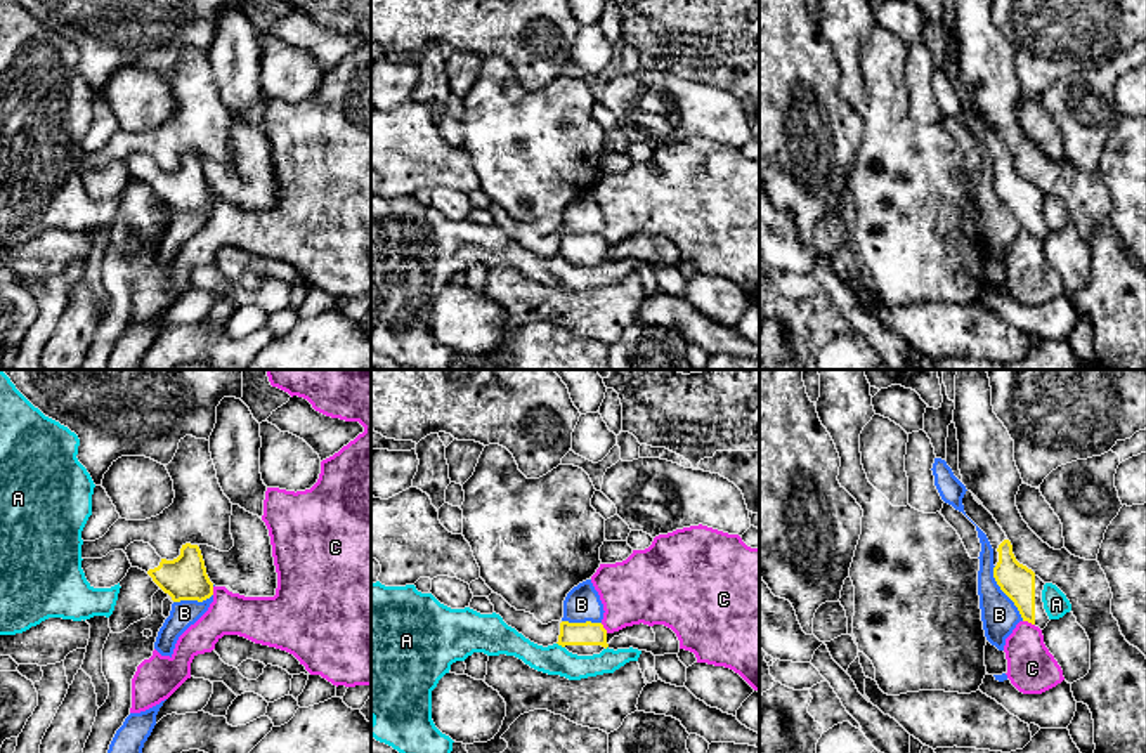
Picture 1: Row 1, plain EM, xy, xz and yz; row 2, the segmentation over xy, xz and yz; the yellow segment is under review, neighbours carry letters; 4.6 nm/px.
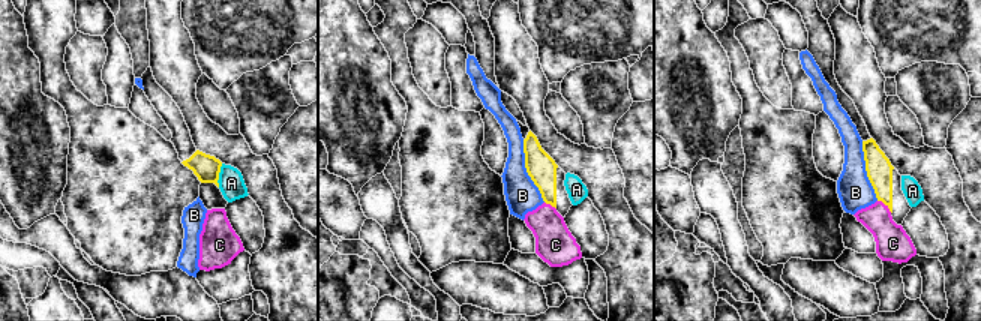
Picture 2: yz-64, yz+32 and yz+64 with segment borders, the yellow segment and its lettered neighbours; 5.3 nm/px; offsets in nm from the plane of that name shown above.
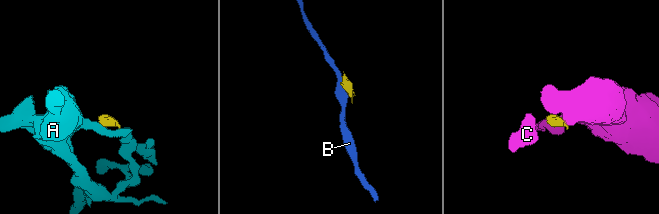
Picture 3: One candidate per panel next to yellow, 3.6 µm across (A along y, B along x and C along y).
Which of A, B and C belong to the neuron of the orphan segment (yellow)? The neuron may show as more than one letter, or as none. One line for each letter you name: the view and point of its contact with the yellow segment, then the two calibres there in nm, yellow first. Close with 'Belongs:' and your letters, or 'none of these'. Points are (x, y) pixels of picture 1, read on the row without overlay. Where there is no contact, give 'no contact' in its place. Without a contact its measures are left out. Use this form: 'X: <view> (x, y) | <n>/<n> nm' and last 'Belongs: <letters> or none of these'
Belongs: none of these

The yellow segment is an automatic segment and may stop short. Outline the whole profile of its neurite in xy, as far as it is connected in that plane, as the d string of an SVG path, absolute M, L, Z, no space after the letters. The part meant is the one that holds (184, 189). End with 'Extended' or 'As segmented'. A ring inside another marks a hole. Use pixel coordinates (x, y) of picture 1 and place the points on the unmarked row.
M133 153L125 161L132 179L146 182L153 193L172 208L173 213L203 213L213 206L205 172L198 156L186 154L173 172L161 170L144 153Z. Extended

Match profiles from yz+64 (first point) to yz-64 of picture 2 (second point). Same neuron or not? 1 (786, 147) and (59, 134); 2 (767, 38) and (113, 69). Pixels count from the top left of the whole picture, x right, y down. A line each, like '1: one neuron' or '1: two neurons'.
1: two neurons
2: two neurons

